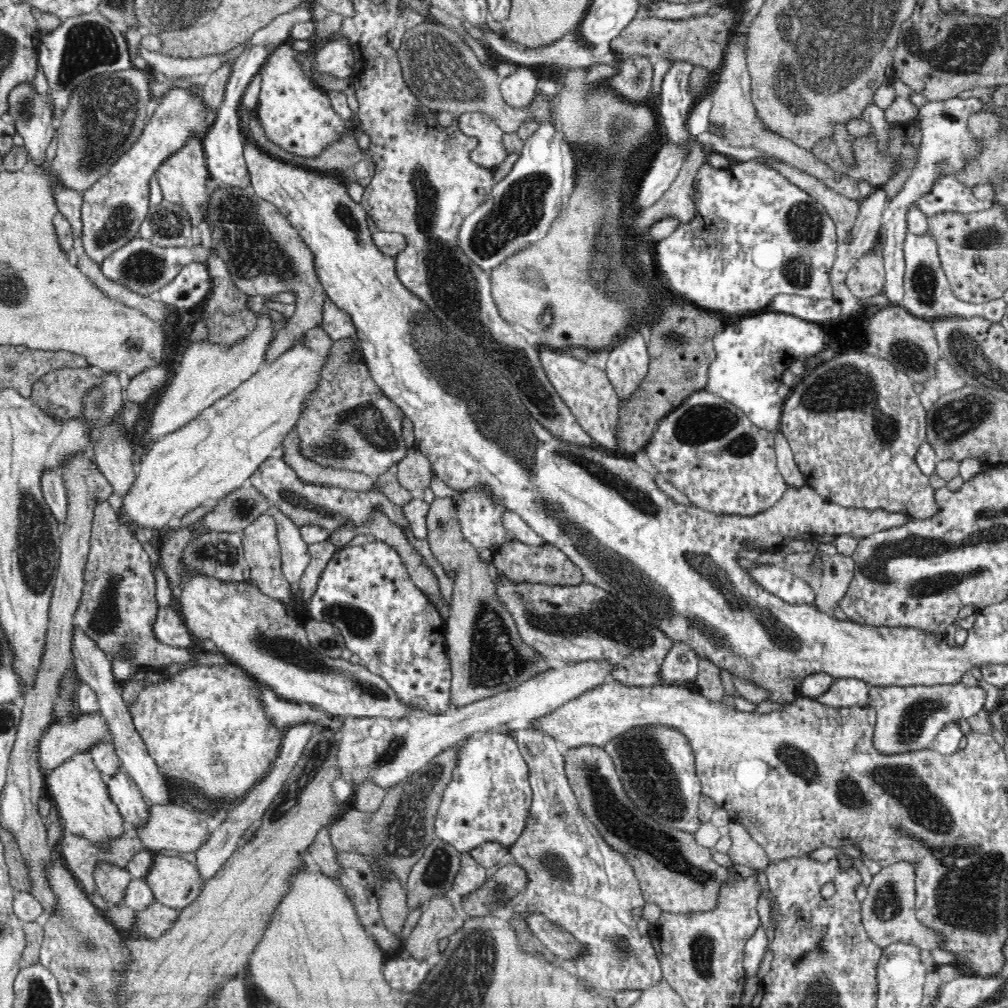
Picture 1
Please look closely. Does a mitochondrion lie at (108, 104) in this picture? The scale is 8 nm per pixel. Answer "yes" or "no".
yes

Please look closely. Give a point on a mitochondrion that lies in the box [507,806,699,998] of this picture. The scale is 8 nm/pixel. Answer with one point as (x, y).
(621, 946)

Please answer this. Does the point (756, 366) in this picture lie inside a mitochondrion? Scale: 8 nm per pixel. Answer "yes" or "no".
no

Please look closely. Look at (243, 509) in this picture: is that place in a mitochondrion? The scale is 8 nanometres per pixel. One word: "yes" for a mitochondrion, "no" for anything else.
yes

